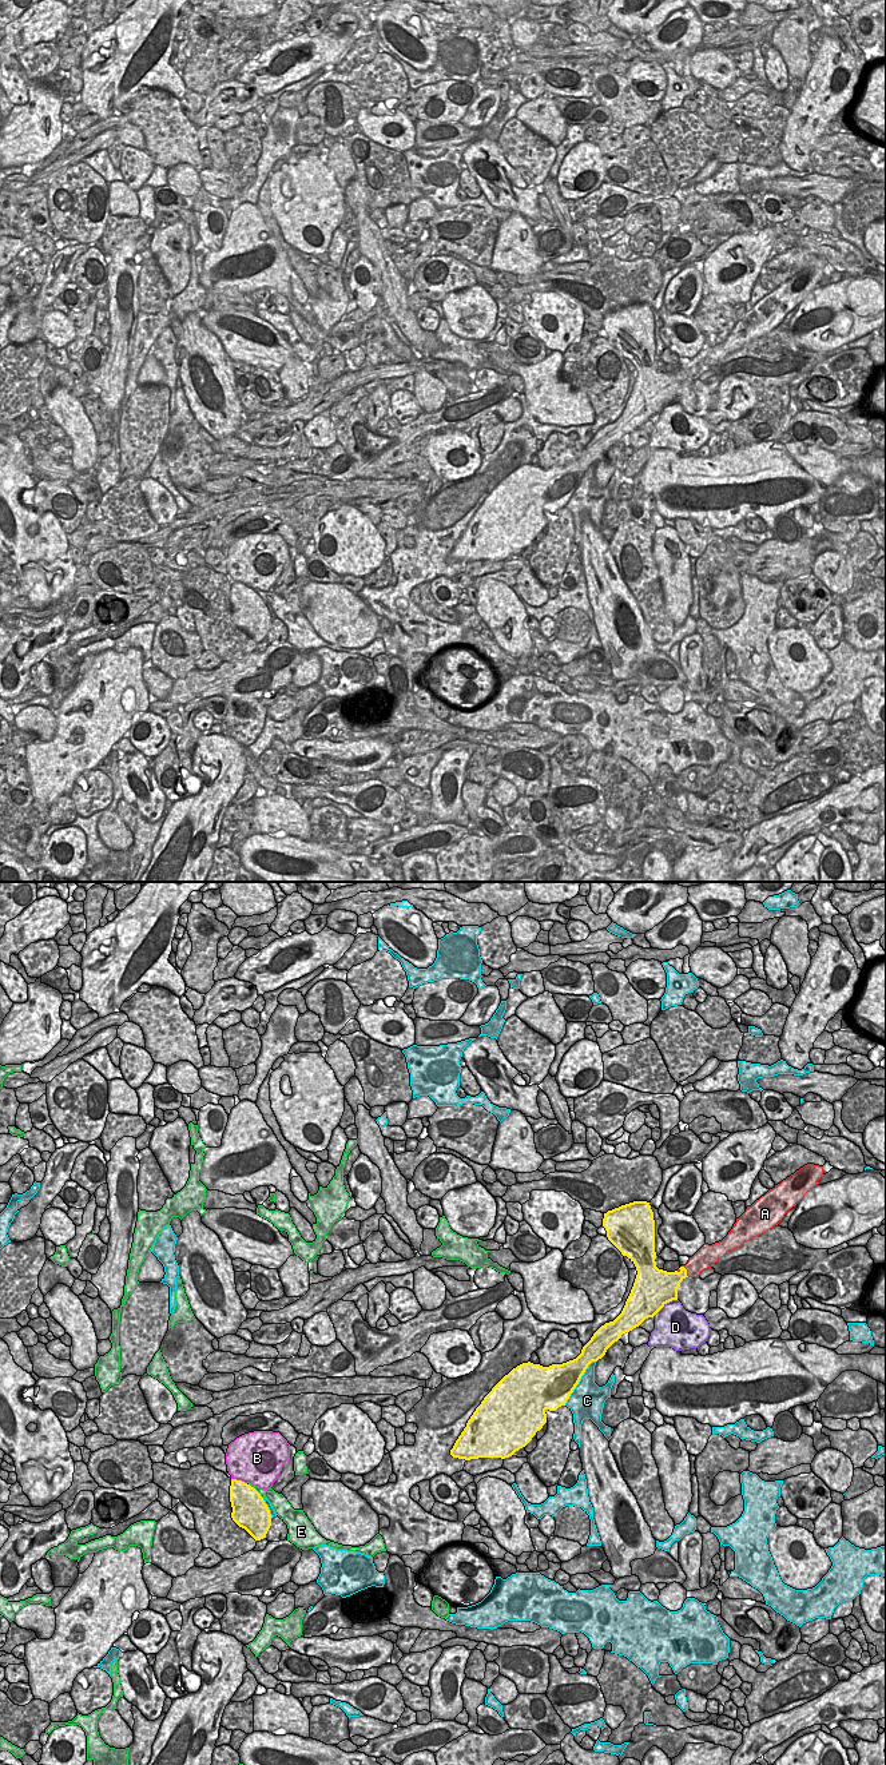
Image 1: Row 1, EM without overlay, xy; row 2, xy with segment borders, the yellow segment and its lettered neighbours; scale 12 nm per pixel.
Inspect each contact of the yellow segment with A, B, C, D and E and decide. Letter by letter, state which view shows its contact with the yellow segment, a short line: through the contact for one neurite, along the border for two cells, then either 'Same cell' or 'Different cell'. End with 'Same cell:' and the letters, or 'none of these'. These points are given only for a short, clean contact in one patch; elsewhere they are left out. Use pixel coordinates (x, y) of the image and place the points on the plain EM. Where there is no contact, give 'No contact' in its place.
A: Touches yellow in xy. Line: xy (668, 384), (686, 373), (702, 362). Same cell
B: Touches yellow in xy. Different cell
C: Touches yellow in xy. Different cell
D: Touches yellow in xy. Different cell
E: Touches yellow in xy. Different cell
Same cell: A

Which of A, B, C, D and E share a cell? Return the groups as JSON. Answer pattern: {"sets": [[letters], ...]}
{"sets": [["A"], ["B"], ["C"], ["D"], ["E"]]}

